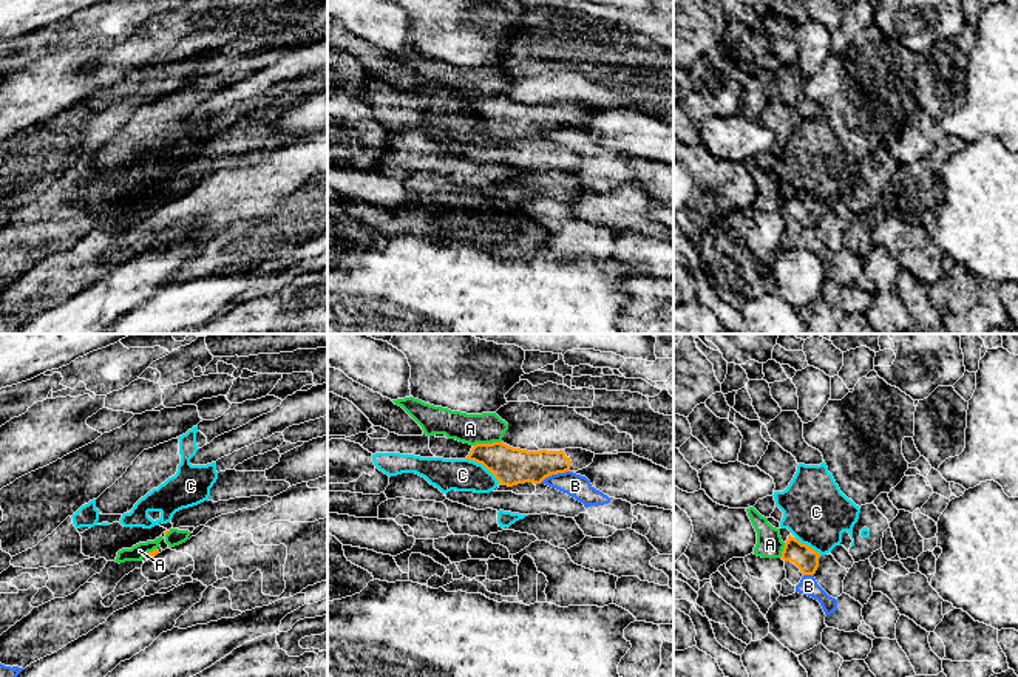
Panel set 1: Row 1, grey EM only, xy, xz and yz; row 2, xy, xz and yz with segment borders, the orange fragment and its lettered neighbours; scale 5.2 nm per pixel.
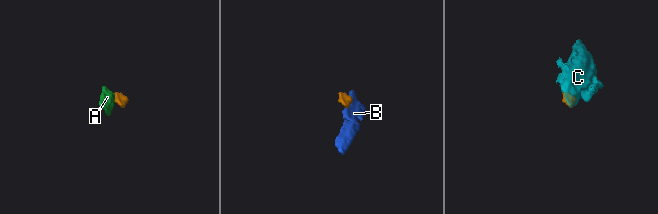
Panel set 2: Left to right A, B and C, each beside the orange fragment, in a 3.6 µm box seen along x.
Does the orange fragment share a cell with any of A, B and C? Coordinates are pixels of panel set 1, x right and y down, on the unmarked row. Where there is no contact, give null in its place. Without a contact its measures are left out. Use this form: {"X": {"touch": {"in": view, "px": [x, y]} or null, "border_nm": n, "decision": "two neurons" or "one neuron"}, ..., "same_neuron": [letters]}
{"A": {"touch": {"in": "xz", "px": [487, 98]}, "border_nm": 150, "decision": "two neurons"}, "B": {"touch": {"in": "xz", "px": [553, 127]}, "border_nm": 170, "decision": "two neurons"}, "C": {"touch": {"in": "xz", "px": [484, 119]}, "border_nm": 220, "decision": "two neurons"}, "same_neuron": []}

